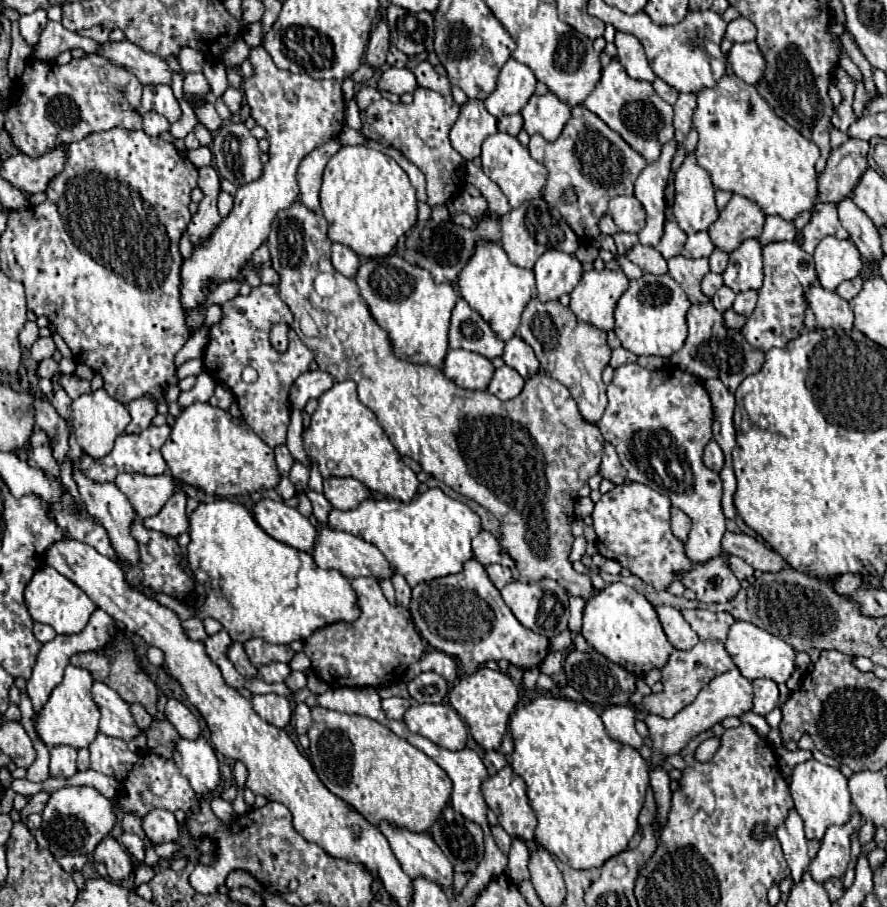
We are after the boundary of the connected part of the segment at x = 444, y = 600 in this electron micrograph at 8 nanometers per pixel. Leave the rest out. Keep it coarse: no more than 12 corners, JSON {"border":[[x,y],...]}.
{"border":[[475,558],[417,584],[409,612],[463,674],[533,670],[545,636],[521,626]]}

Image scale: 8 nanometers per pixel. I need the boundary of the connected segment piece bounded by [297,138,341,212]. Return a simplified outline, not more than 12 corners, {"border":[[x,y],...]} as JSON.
{"border":[[339,138],[315,148],[299,166],[299,198],[319,210],[321,176]]}

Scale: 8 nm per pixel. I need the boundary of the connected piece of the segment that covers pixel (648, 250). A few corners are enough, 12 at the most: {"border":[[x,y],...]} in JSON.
{"border":[[635,244],[625,256],[649,274],[667,274],[653,246]]}

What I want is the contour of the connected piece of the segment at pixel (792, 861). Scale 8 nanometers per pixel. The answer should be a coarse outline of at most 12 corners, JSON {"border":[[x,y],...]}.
{"border":[[797,810],[777,828],[793,882],[809,866],[807,838]]}

